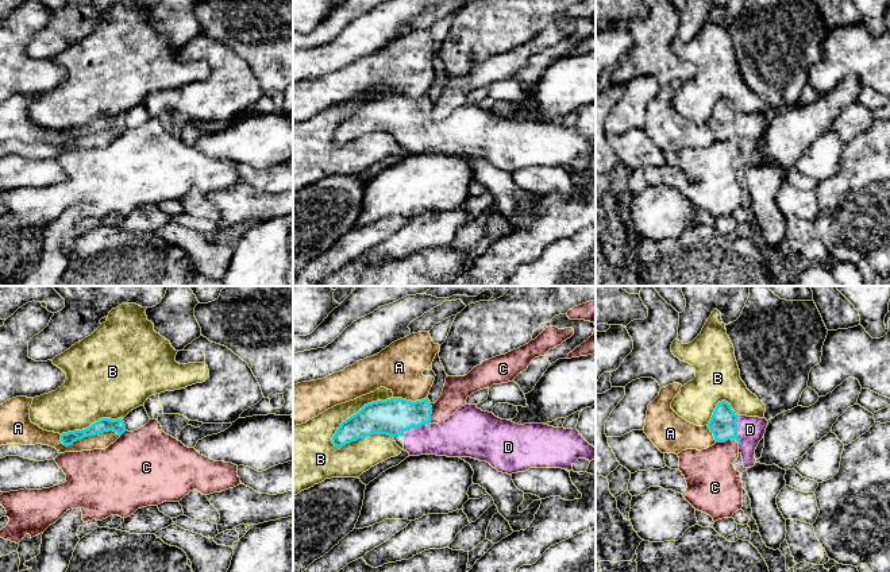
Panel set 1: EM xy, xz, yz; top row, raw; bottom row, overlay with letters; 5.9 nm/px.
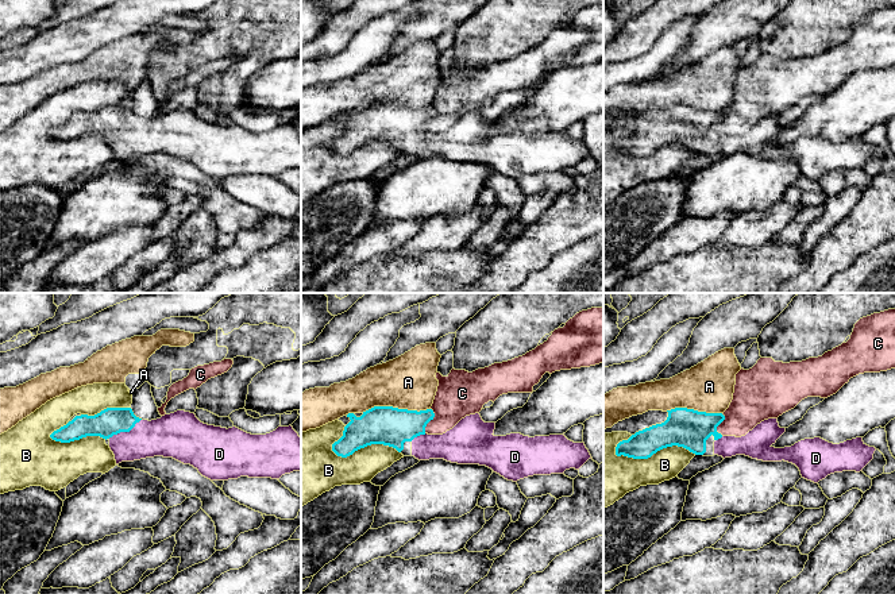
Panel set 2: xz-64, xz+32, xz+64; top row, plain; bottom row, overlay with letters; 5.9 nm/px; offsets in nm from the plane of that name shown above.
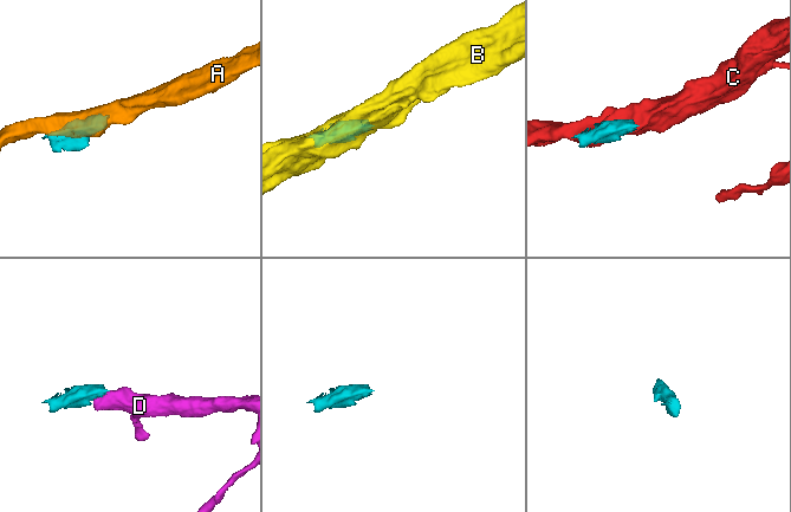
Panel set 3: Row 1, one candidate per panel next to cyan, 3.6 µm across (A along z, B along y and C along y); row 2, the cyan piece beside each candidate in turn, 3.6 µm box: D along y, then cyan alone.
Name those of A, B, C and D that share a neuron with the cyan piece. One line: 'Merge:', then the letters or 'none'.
Merge: D

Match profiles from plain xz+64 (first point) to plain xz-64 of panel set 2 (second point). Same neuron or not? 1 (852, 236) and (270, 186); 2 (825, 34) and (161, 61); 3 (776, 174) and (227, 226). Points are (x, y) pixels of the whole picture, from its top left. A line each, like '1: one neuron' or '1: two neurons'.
1: two neurons
2: one neuron
3: two neurons

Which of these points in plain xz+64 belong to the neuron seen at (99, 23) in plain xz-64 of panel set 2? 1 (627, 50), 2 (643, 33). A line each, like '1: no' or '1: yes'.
1: no
2: no

